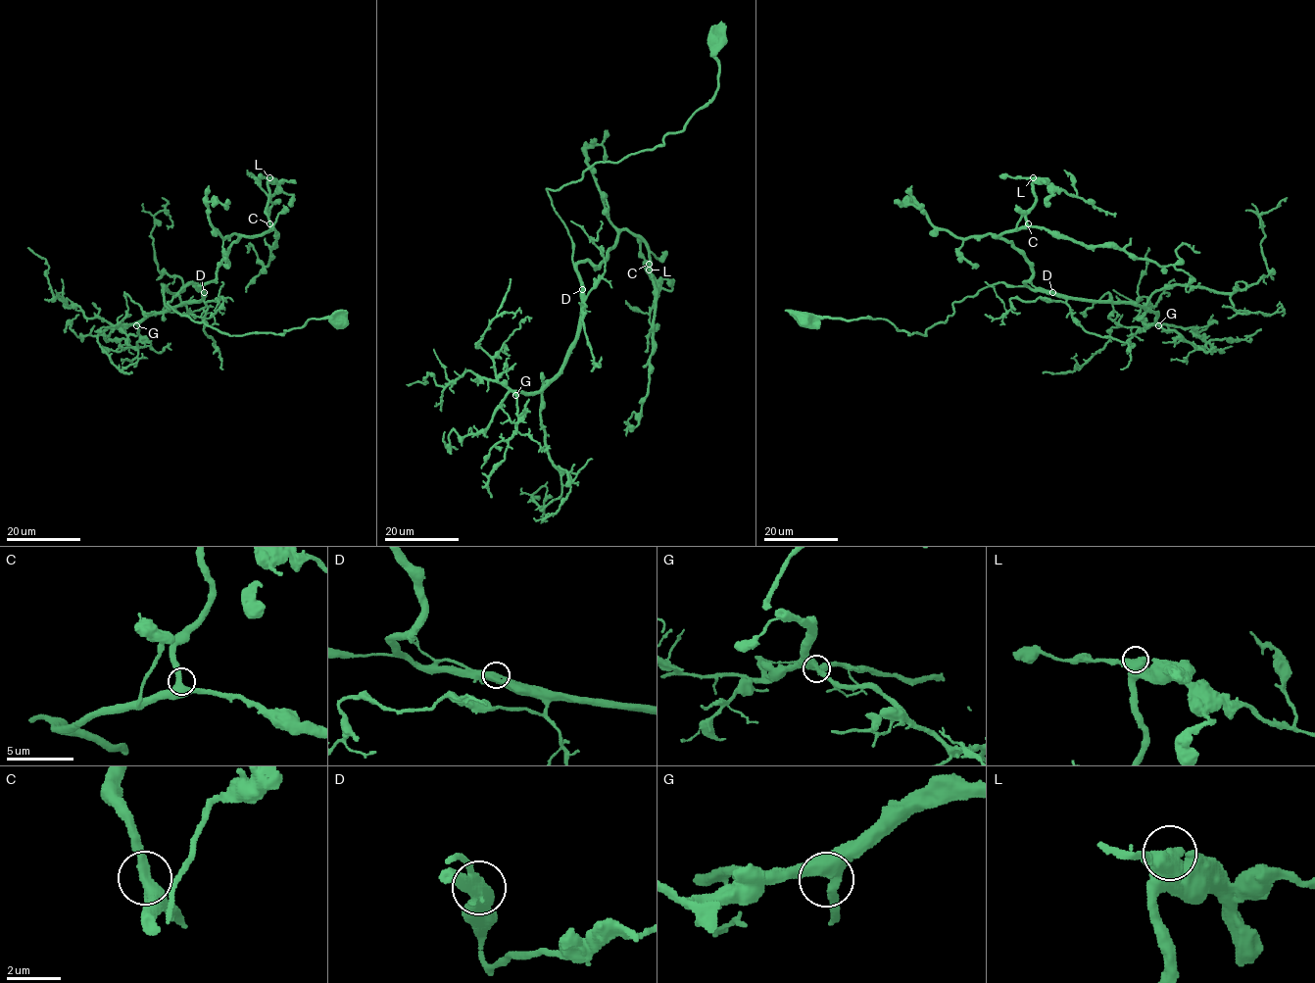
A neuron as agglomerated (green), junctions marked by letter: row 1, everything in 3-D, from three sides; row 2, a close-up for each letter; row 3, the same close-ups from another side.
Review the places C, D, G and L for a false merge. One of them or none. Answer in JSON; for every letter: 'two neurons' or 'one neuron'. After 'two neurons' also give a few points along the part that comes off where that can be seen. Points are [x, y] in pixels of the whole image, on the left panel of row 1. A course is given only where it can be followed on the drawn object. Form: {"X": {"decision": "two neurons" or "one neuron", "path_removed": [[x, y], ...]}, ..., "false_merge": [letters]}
{"C": {"decision": "one neuron"}, "D": {"decision": "one neuron"}, "G": {"decision": "one neuron"}, "L": {"decision": "one neuron"}, "false_merge": []}

